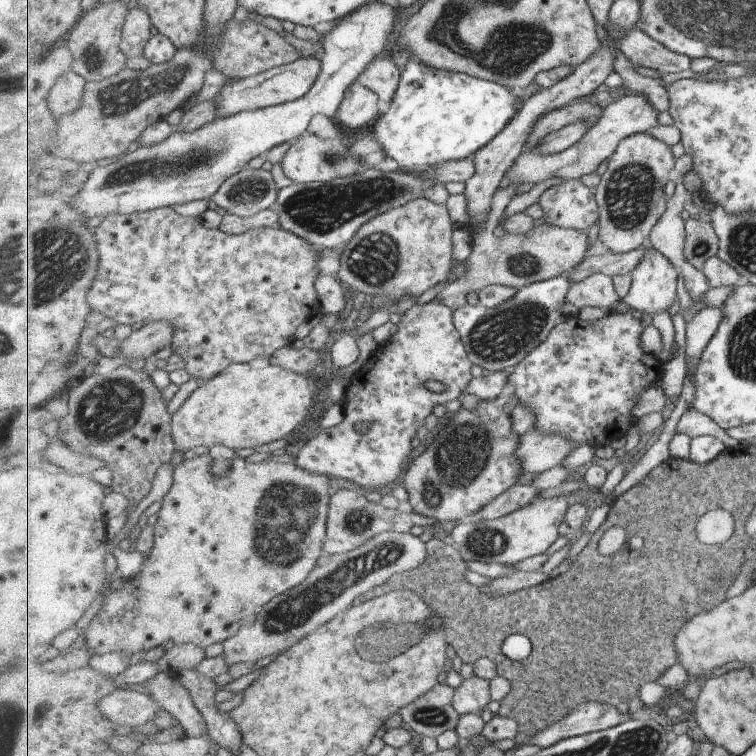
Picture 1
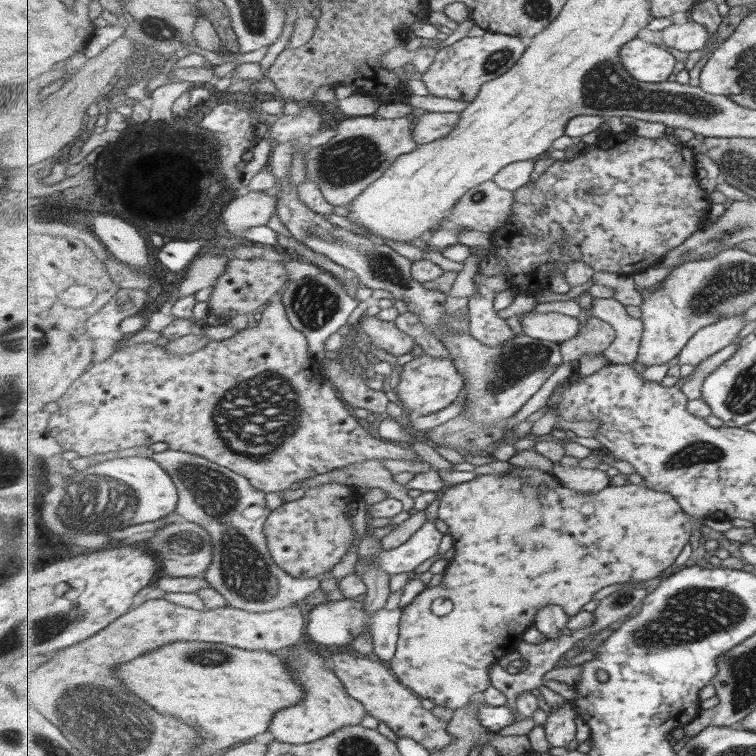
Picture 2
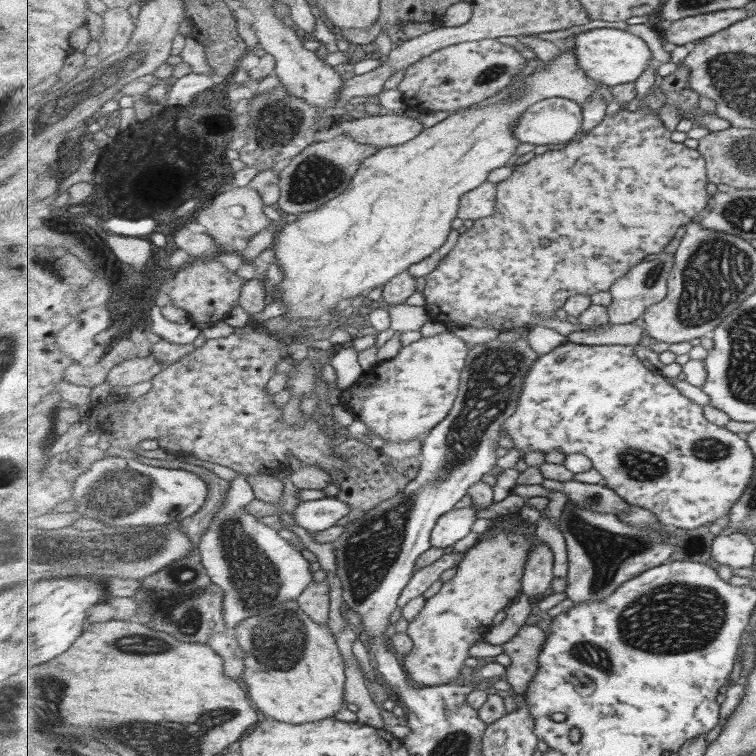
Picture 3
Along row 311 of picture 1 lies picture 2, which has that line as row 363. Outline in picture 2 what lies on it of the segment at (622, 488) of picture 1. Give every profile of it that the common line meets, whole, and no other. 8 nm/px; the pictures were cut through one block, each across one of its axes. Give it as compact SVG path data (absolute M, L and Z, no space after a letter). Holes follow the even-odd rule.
M731 344L723 348L721 352L715 354L712 358L705 360L697 365L693 375L682 386L682 392L691 400L702 398L702 389L704 381L712 374L717 367L722 366L727 360L730 360L740 350L740 344Z

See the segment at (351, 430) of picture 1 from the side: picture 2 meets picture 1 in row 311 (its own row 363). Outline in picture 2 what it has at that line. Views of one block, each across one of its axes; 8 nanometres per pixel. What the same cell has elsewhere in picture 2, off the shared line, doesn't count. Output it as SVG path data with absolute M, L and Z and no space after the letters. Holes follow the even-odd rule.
M423 352L421 356L413 358L403 366L401 380L393 392L401 399L399 406L403 406L403 410L409 412L409 418L411 418L442 411L460 400L459 394L465 386L463 376L459 374L453 361L431 357Z

